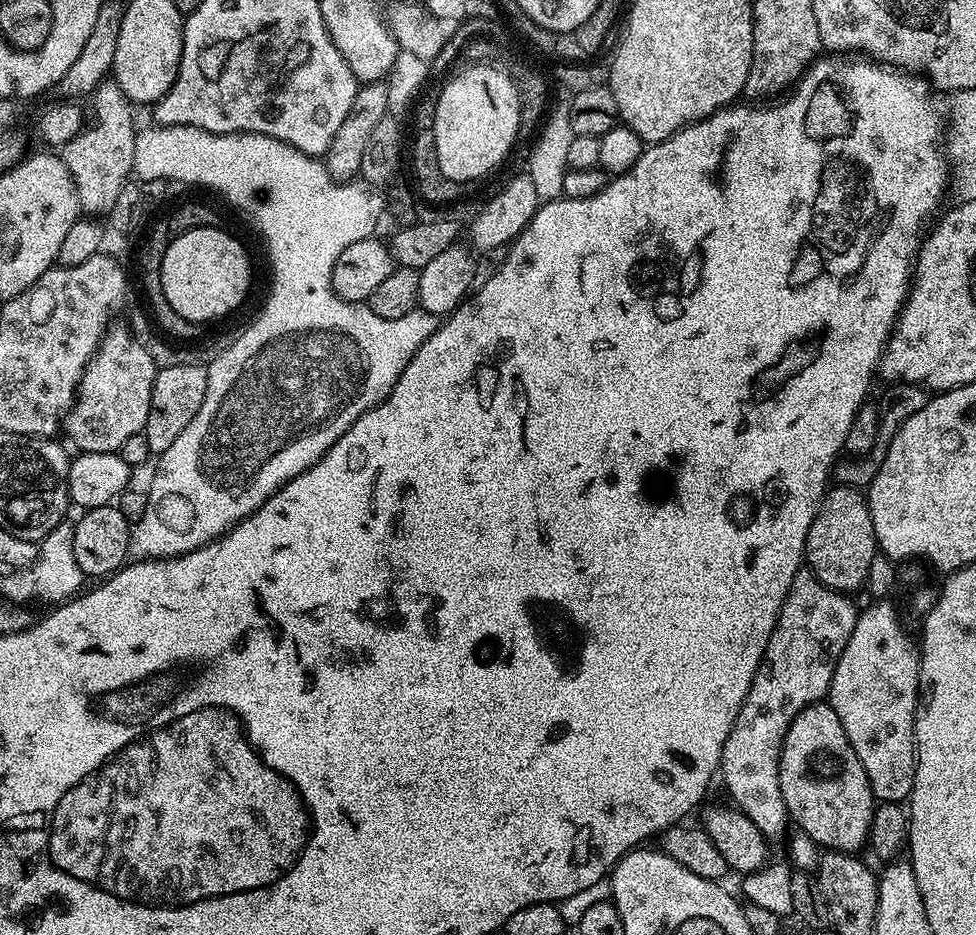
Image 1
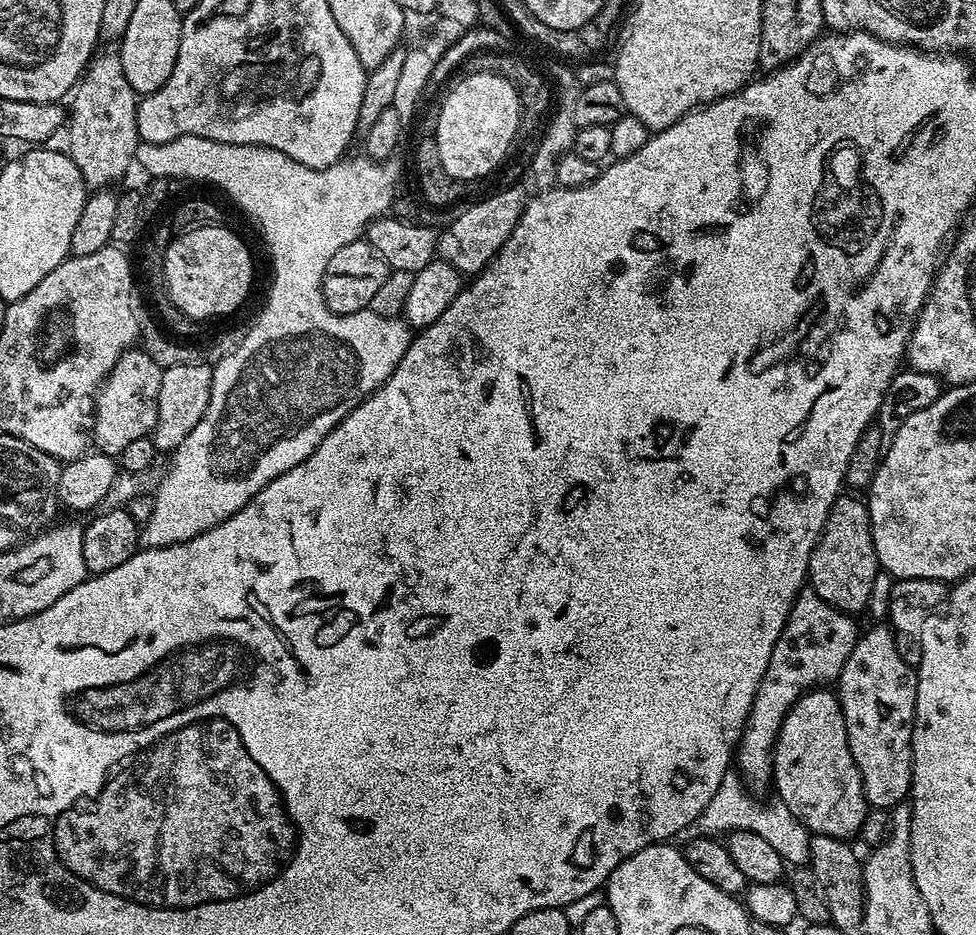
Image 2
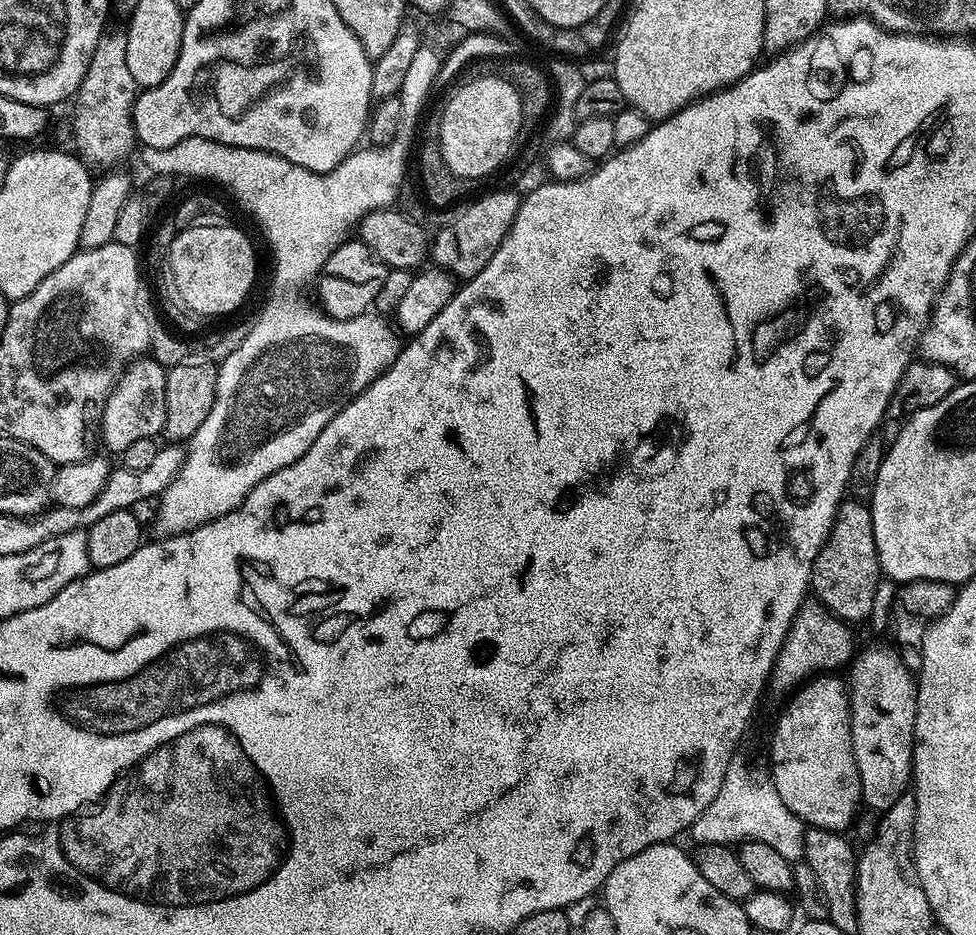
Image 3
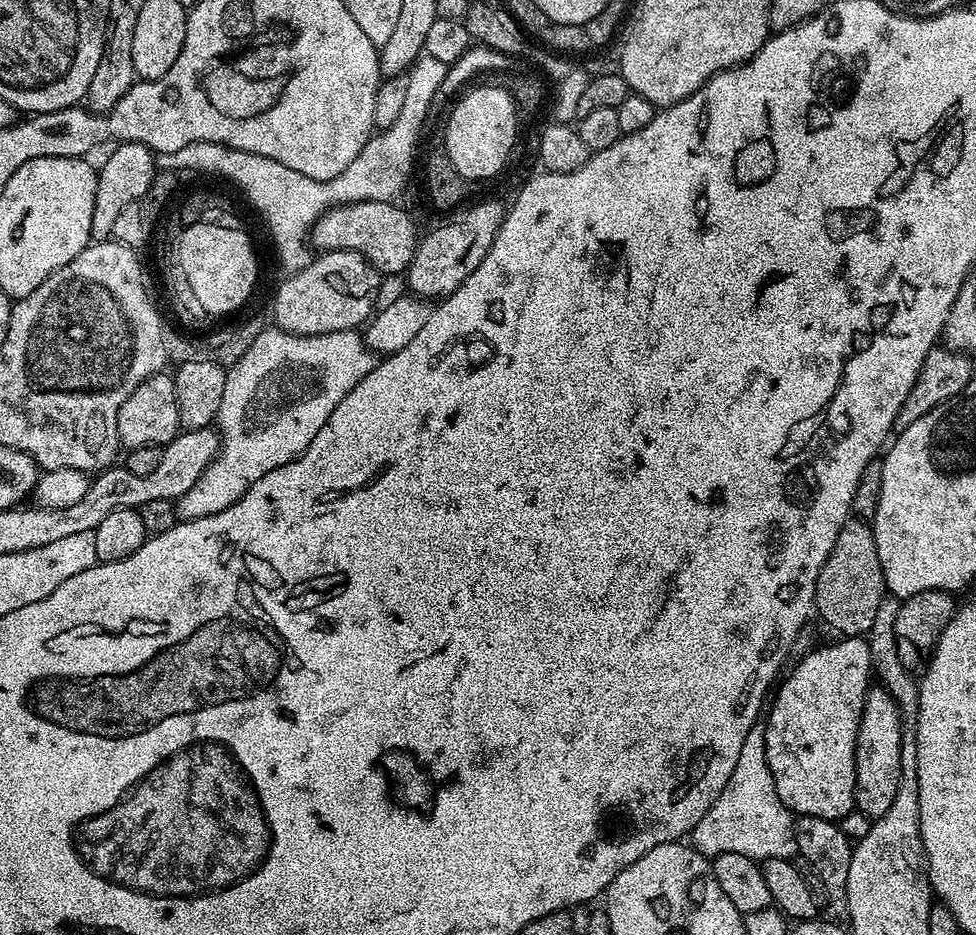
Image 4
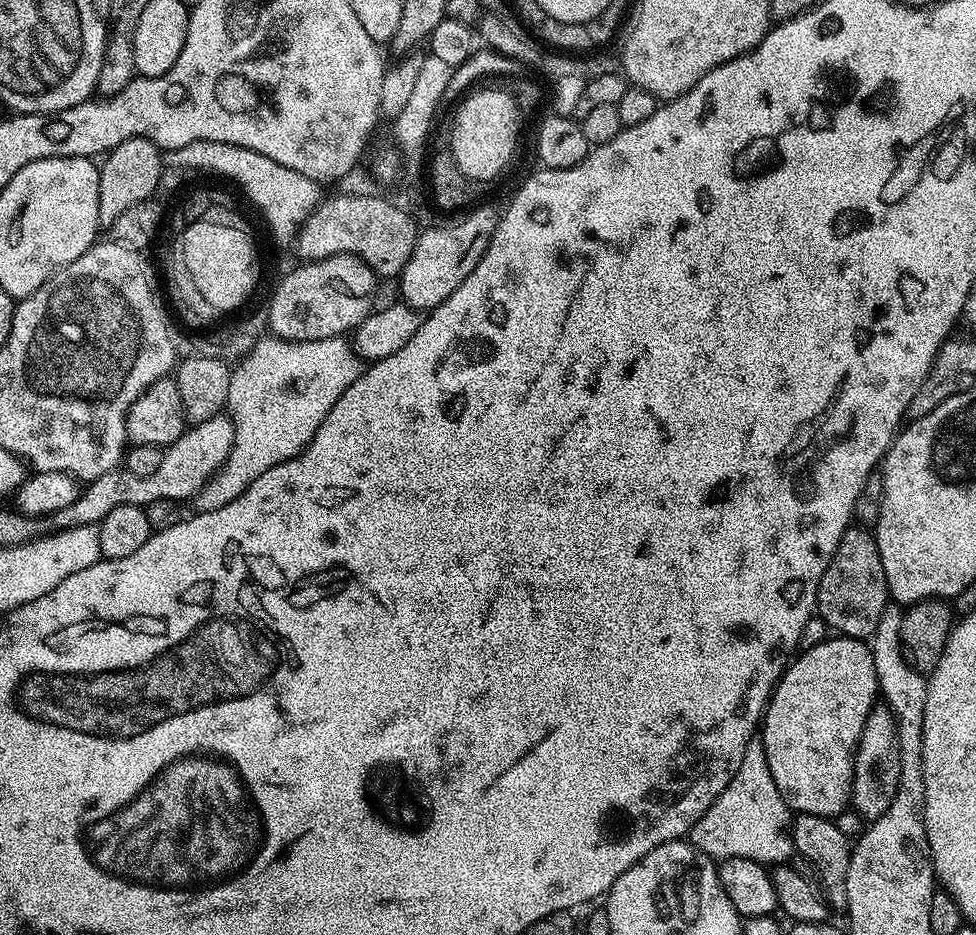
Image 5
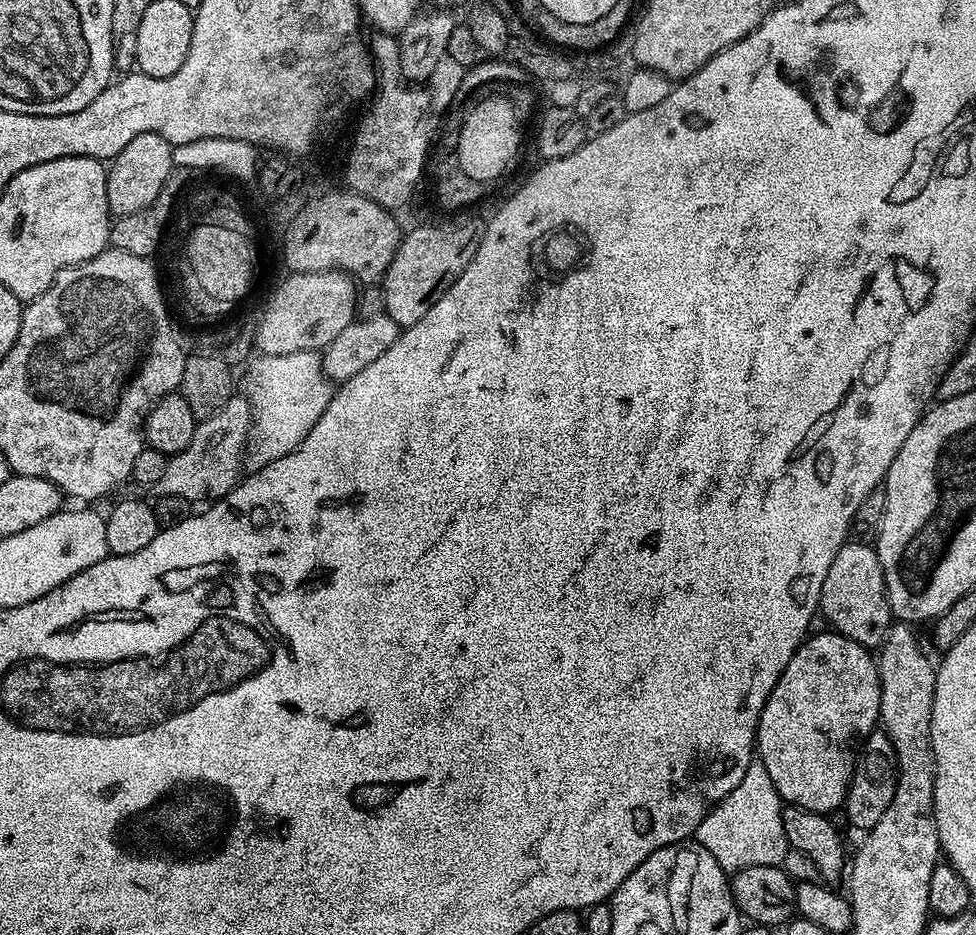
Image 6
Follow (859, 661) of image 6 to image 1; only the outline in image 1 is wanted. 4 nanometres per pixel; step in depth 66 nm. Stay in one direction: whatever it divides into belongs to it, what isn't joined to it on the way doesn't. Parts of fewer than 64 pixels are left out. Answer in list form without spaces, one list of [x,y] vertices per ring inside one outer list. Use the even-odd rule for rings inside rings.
[[[827,702],[806,706],[790,722],[780,751],[780,789],[791,823],[810,834],[821,849],[856,854],[867,845],[874,807],[870,782],[862,762],[858,762],[858,754],[854,754],[854,746],[850,746],[850,738],[846,738],[846,730],[842,730],[842,722],[838,722],[838,714]]]

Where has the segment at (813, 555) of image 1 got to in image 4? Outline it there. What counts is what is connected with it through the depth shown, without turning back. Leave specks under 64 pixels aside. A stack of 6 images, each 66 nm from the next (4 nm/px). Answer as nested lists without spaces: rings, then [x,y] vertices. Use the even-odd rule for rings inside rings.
[[[849,518],[834,542],[834,550],[826,558],[816,583],[815,611],[841,637],[864,636],[874,626],[874,614],[884,601],[884,571],[878,562],[878,546],[874,546],[871,523]]]

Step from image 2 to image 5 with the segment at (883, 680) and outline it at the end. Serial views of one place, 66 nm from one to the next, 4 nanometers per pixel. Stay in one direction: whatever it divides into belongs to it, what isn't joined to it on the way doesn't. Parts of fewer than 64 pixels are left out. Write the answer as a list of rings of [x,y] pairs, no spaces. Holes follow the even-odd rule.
[[[877,706],[866,718],[866,726],[856,747],[856,761],[852,771],[851,807],[868,822],[886,814],[886,809],[890,807],[890,802],[894,802],[894,794],[898,790],[899,773],[900,751],[896,737],[896,723],[892,711],[887,706]]]

